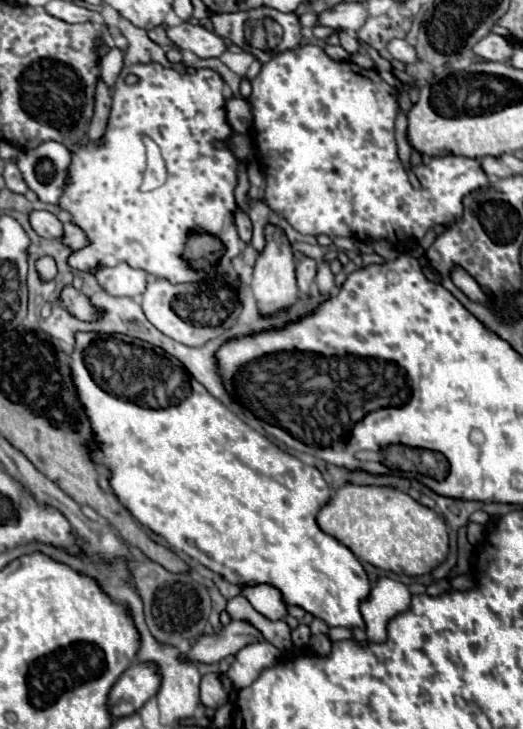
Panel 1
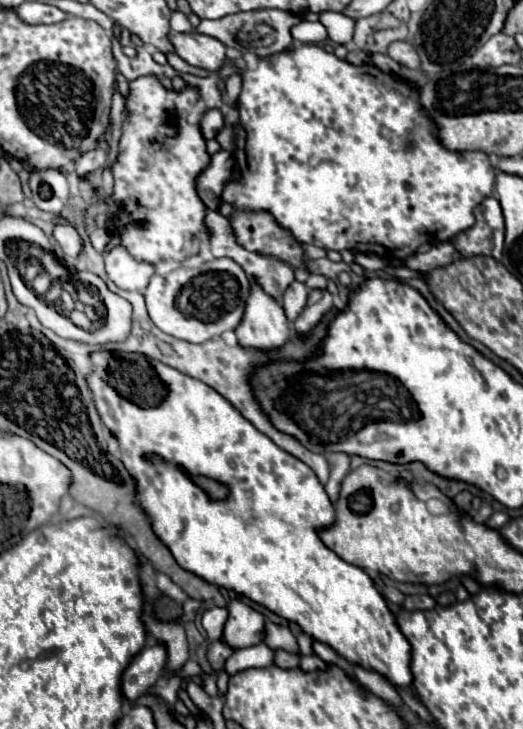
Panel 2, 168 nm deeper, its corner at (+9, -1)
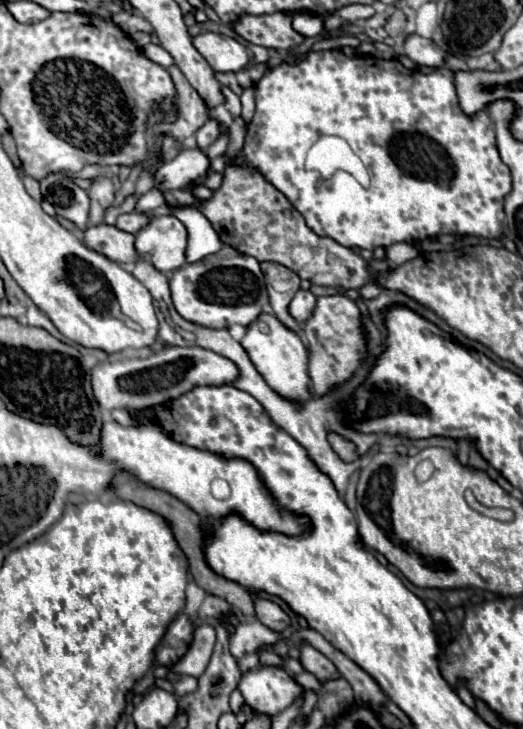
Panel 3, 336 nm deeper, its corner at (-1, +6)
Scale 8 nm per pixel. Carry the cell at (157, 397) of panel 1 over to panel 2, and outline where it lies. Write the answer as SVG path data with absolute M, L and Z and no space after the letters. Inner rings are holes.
M116 353L116 359L112 361L110 365L110 379L102 379L100 375L92 375L90 377L90 391L94 395L94 401L96 401L96 409L104 421L104 425L118 437L120 441L120 451L122 451L122 463L126 463L126 467L130 467L130 471L134 471L134 475L138 475L138 487L142 487L142 507L146 507L146 511L150 511L150 515L154 515L154 531L158 531L158 537L166 543L166 547L170 547L172 555L176 557L178 565L194 575L198 575L200 579L212 583L212 585L218 585L218 587L224 587L224 589L230 589L230 591L236 591L248 599L252 599L254 603L270 609L272 613L296 623L306 635L310 635L312 639L320 641L320 643L326 643L330 645L340 657L344 657L348 663L352 665L360 665L362 669L370 669L370 671L376 671L380 673L384 679L388 679L394 687L402 687L402 689L408 689L412 685L412 671L410 671L410 643L408 639L404 637L404 633L400 631L398 623L396 623L396 617L394 613L390 611L390 607L386 605L386 599L382 597L382 593L374 587L372 579L356 565L350 565L346 563L344 559L340 559L334 551L330 551L318 531L320 529L328 529L334 521L336 521L336 513L334 513L334 507L322 487L322 483L318 481L318 477L314 475L314 471L310 471L310 467L306 467L306 463L302 463L300 459L296 459L294 455L282 451L278 445L274 445L272 439L268 439L266 435L262 435L248 419L242 417L242 413L232 405L228 403L218 391L214 391L212 387L208 387L206 383L190 377L190 375L184 375L172 367L166 367L158 361L152 361L152 359L146 359L144 355L136 355L136 353ZM144 453L156 453L160 455L164 461L162 463L154 463L154 461L146 461L142 455ZM180 465L186 469L188 475L206 475L206 477L212 477L216 481L222 481L230 487L230 497L224 499L224 501L210 501L206 497L206 493L192 483L192 479L180 471Z

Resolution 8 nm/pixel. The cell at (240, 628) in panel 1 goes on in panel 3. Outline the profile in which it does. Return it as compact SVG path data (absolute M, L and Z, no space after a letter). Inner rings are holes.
M256 598L254 600L254 608L256 608L256 618L260 624L268 626L274 632L284 632L290 628L290 618L288 614L274 602L264 600L264 598Z

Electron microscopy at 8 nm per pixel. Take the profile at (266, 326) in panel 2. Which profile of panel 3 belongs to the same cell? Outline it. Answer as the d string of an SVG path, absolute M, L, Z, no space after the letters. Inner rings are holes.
M262 312L250 326L246 336L242 338L242 346L254 362L256 370L262 378L284 398L288 400L304 400L310 396L310 378L308 378L308 350L300 336L290 328L284 328L276 316Z

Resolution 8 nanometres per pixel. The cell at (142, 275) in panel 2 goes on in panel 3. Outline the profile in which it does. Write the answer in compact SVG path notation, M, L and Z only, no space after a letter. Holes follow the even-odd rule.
M174 216L152 218L134 236L134 248L138 258L152 264L158 272L168 274L180 268L186 258L186 228Z

